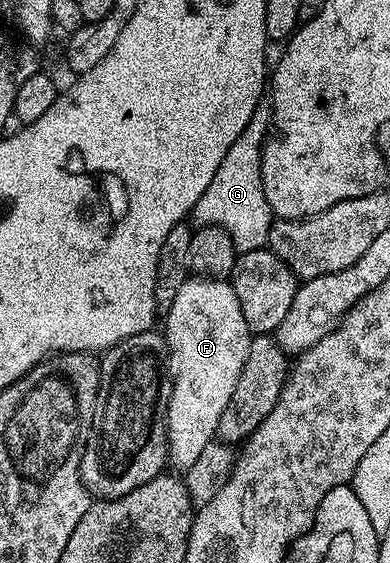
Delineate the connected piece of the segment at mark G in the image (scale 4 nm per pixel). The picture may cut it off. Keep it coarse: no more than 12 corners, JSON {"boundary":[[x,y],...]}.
{"boundary":[[263,98],[200,194],[195,225],[228,230],[239,254],[267,247]]}

